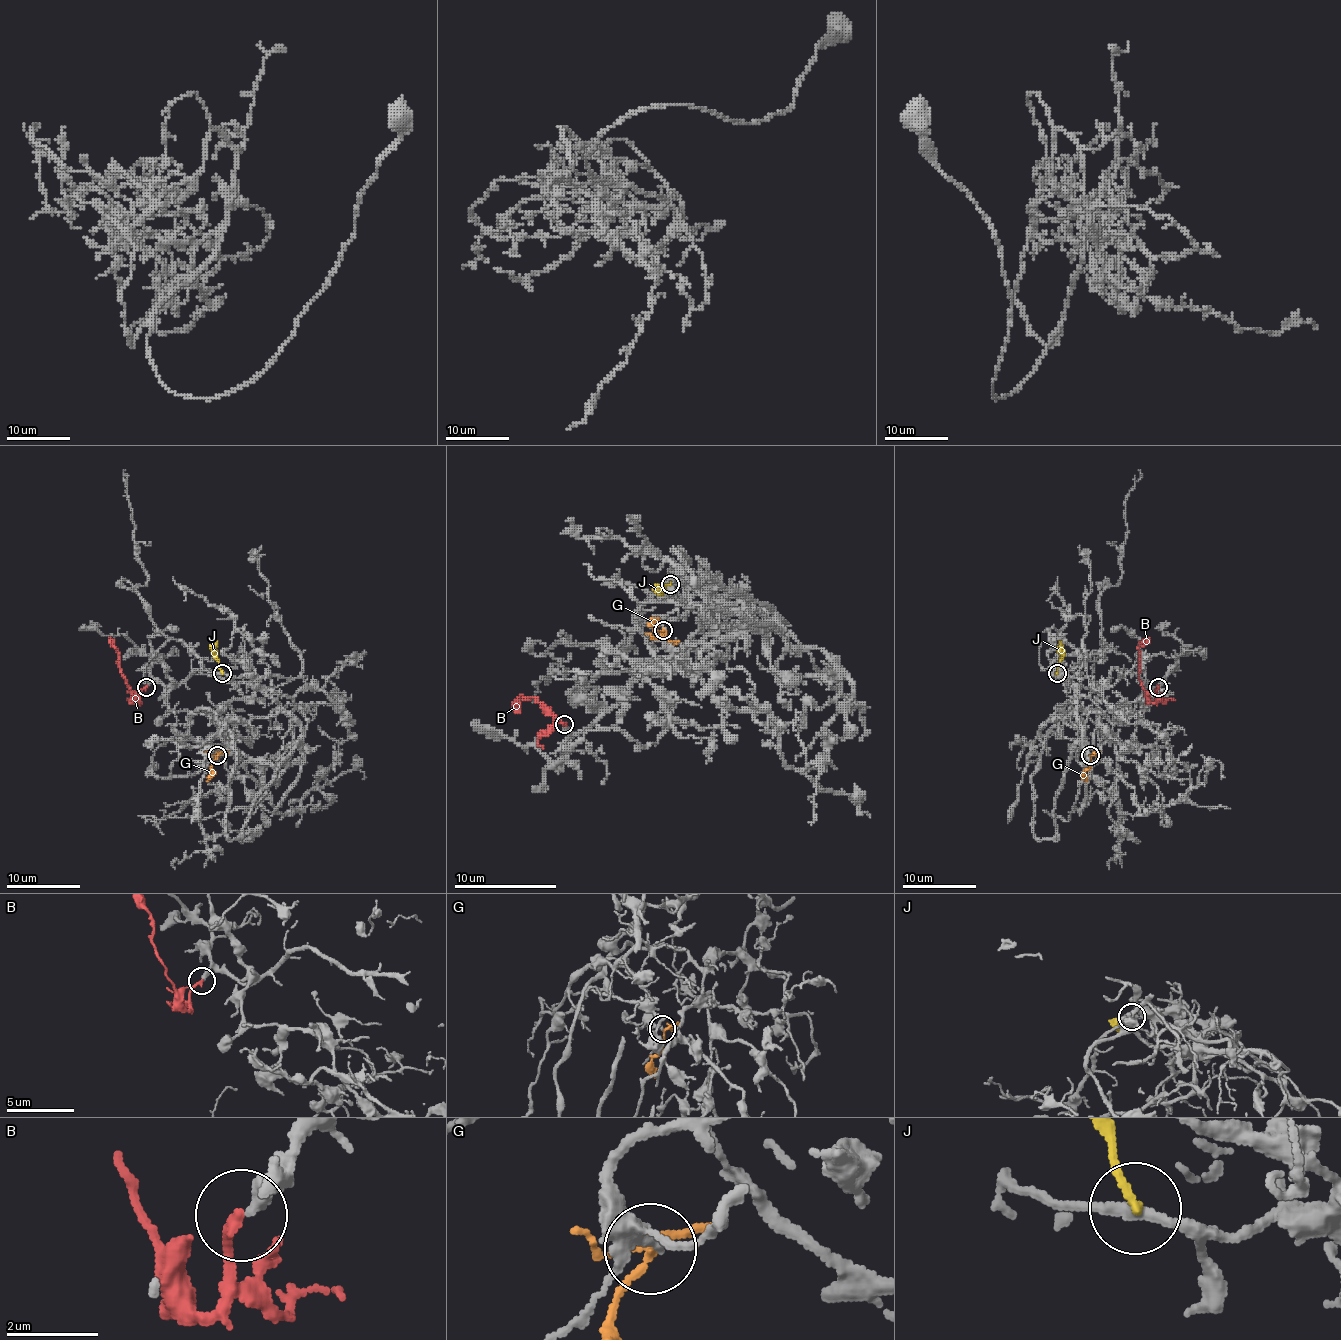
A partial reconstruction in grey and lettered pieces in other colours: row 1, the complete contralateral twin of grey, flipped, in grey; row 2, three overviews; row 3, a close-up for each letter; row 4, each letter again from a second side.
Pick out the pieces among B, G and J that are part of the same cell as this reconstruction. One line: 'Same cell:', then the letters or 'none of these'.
Same cell: B

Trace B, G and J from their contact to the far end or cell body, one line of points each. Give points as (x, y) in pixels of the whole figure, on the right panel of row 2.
B: (1159, 687), (1151, 702), (1140, 683), (1138, 648), (1149, 637)
G: (1090, 755), (1090, 766), (1085, 772), (1087, 781)
J: (1057, 672), (1061, 654), (1059, 641)

